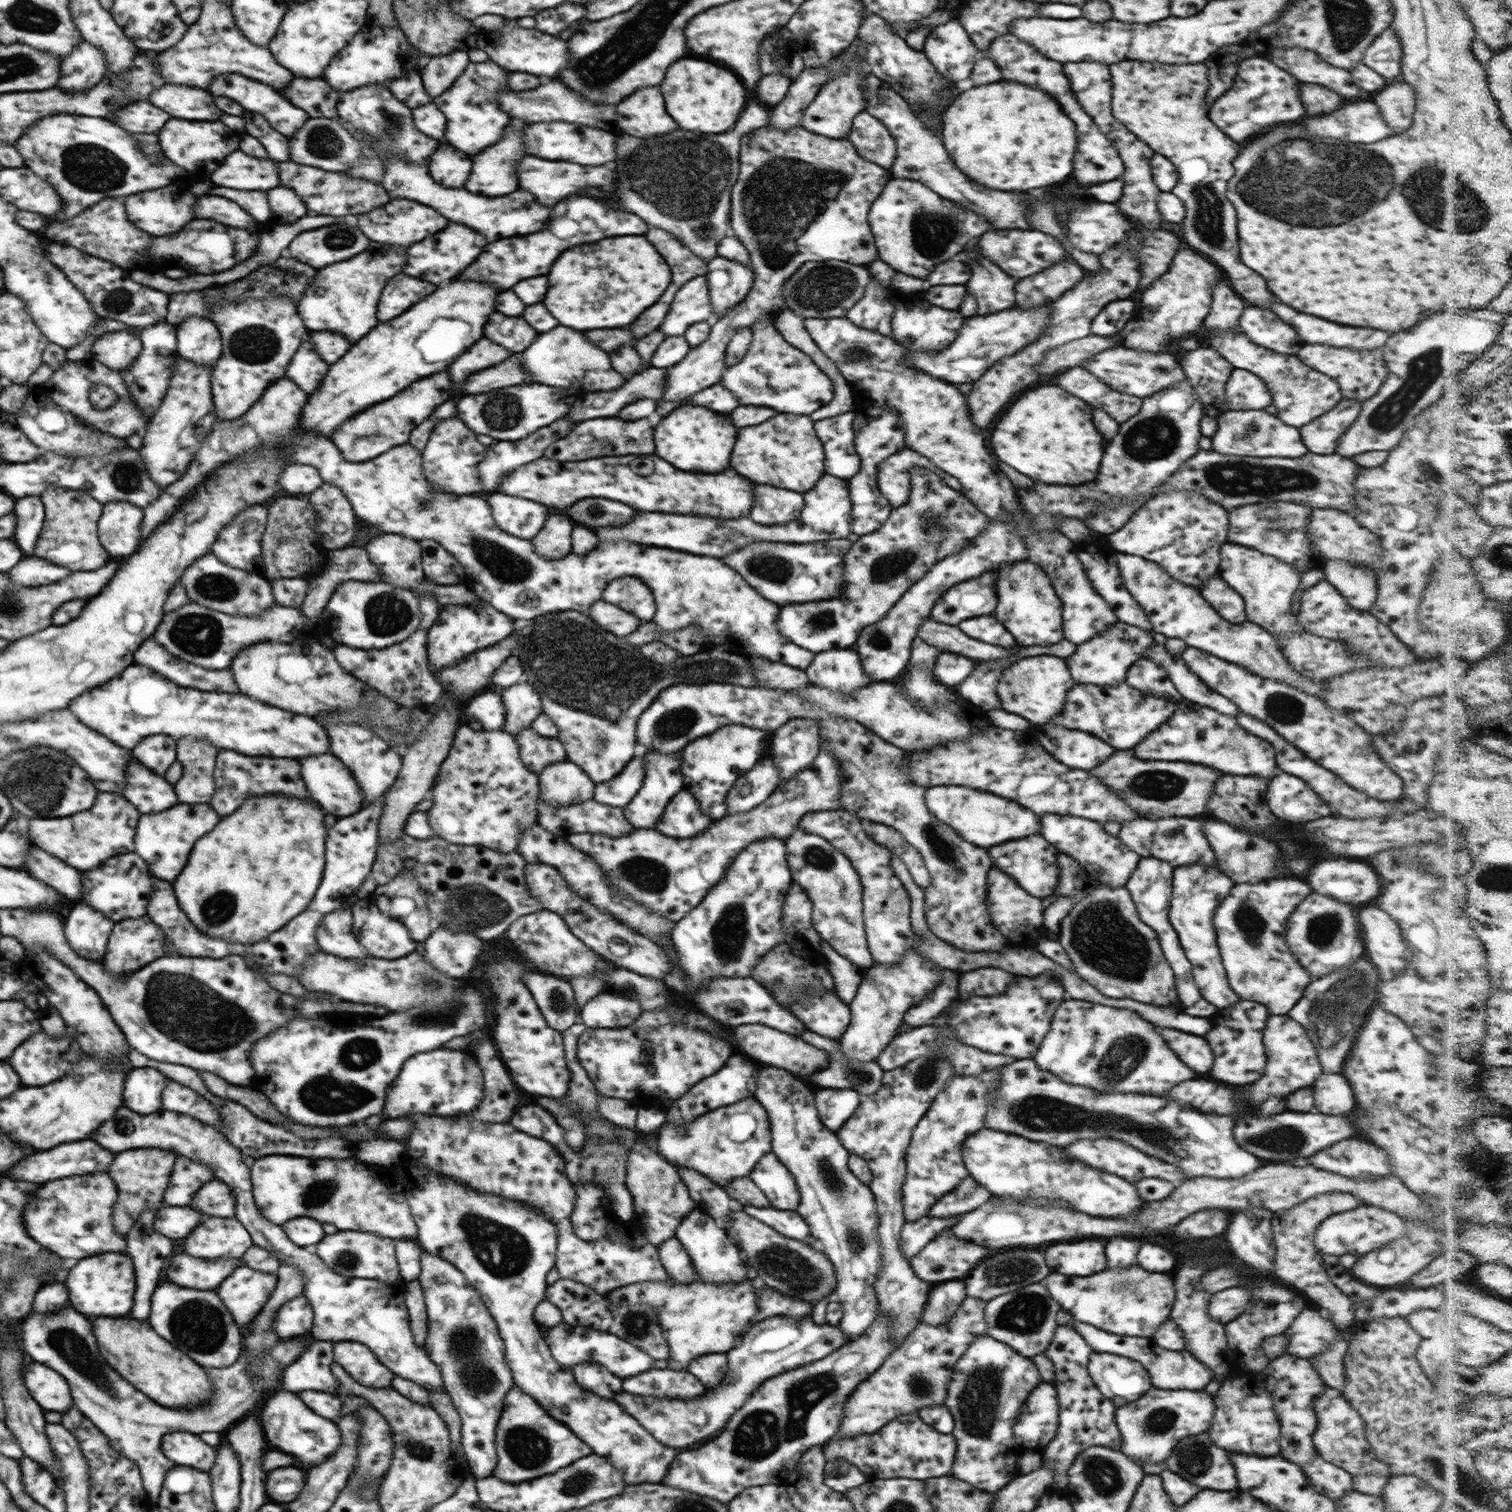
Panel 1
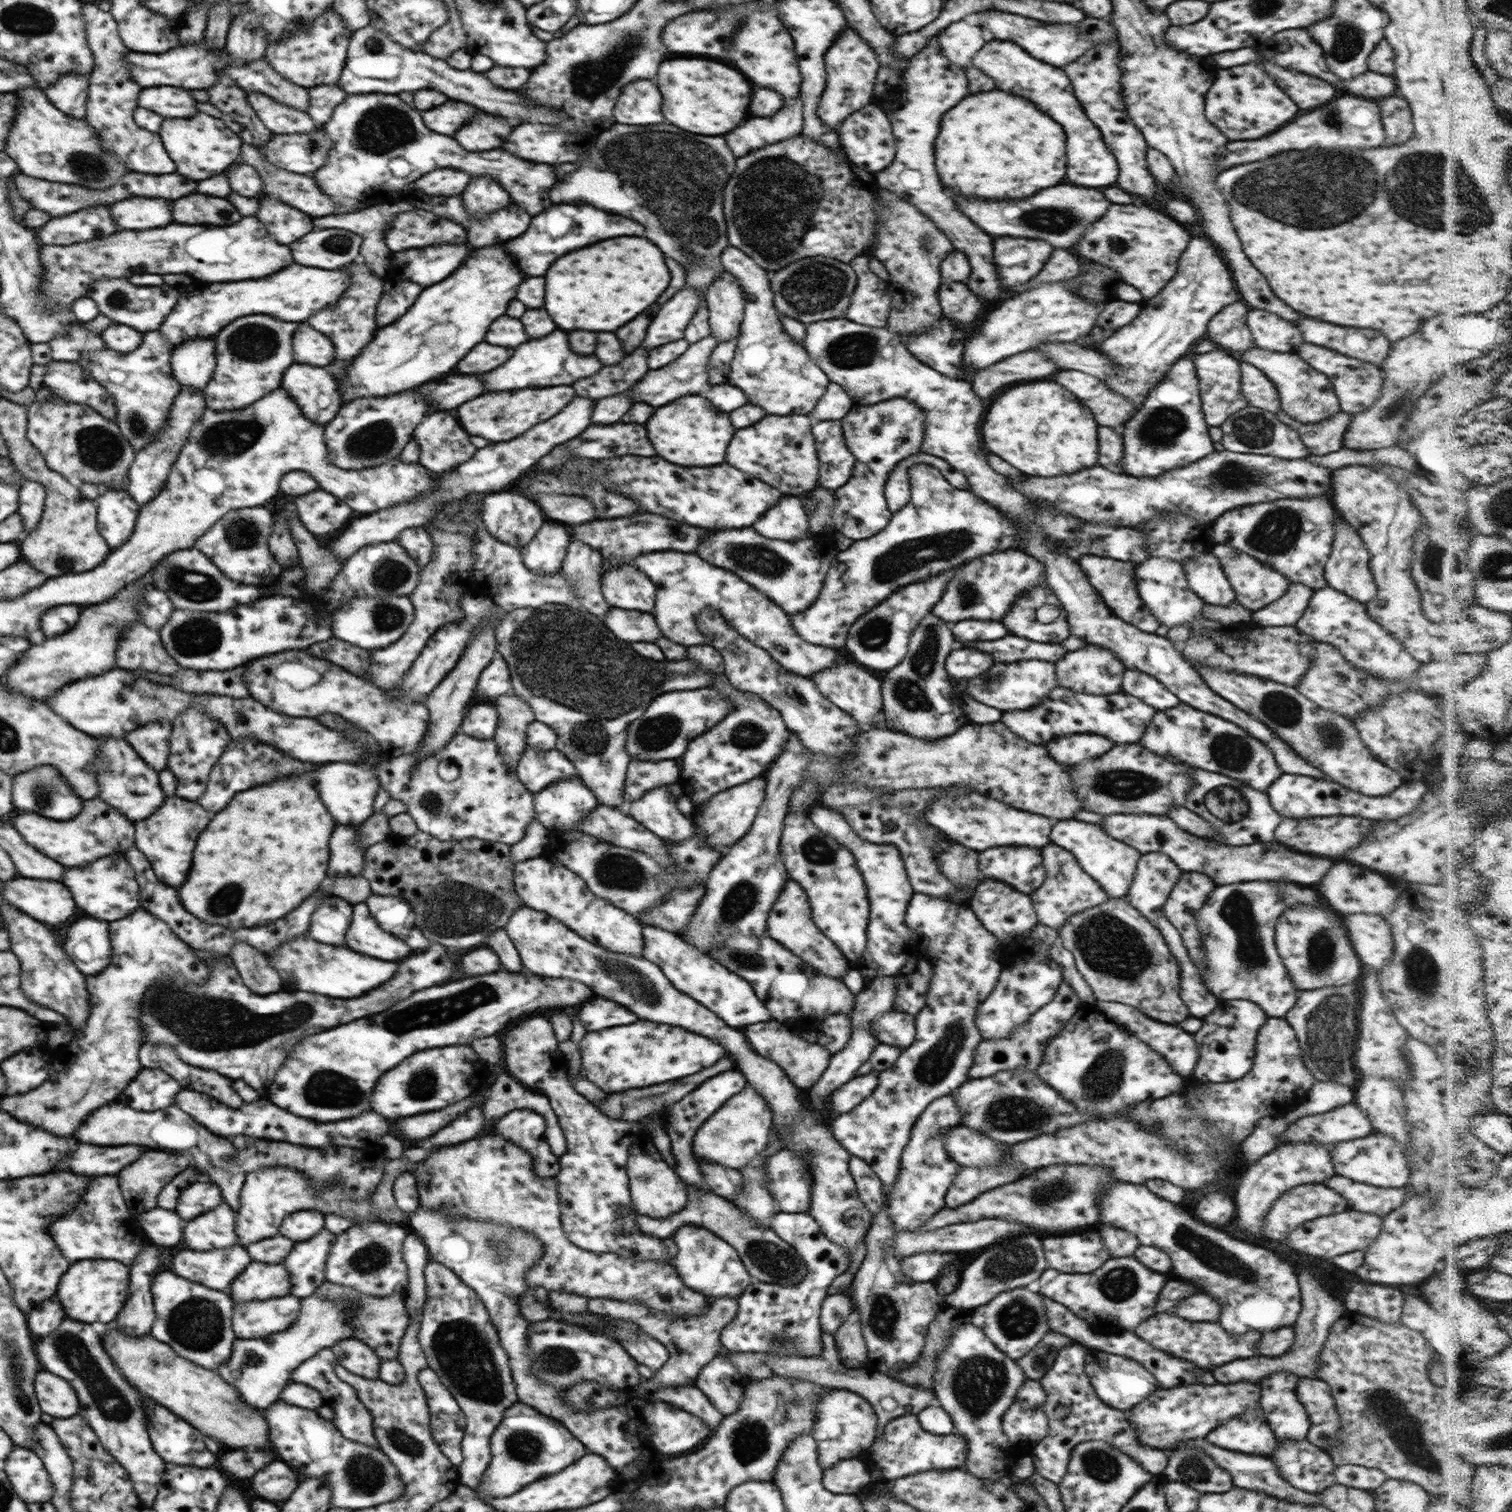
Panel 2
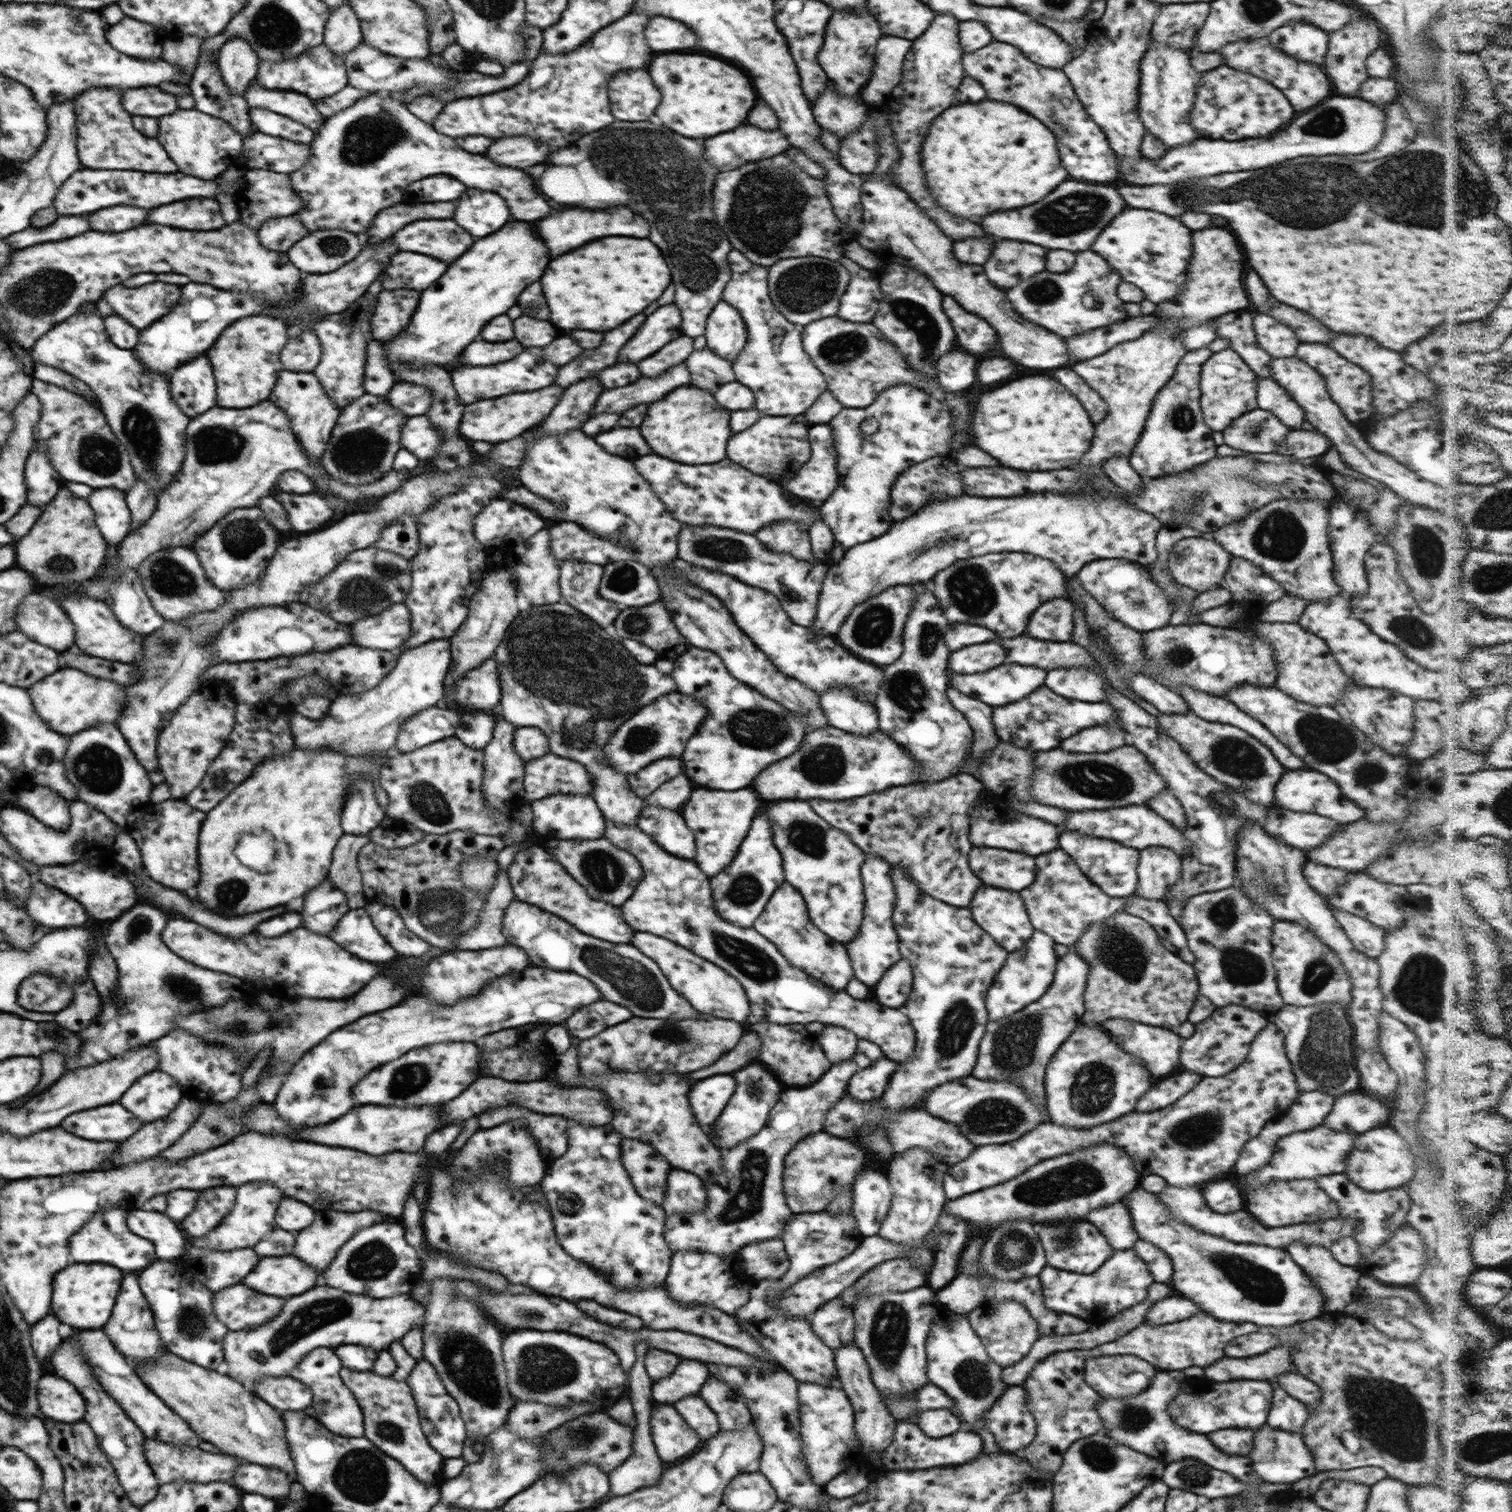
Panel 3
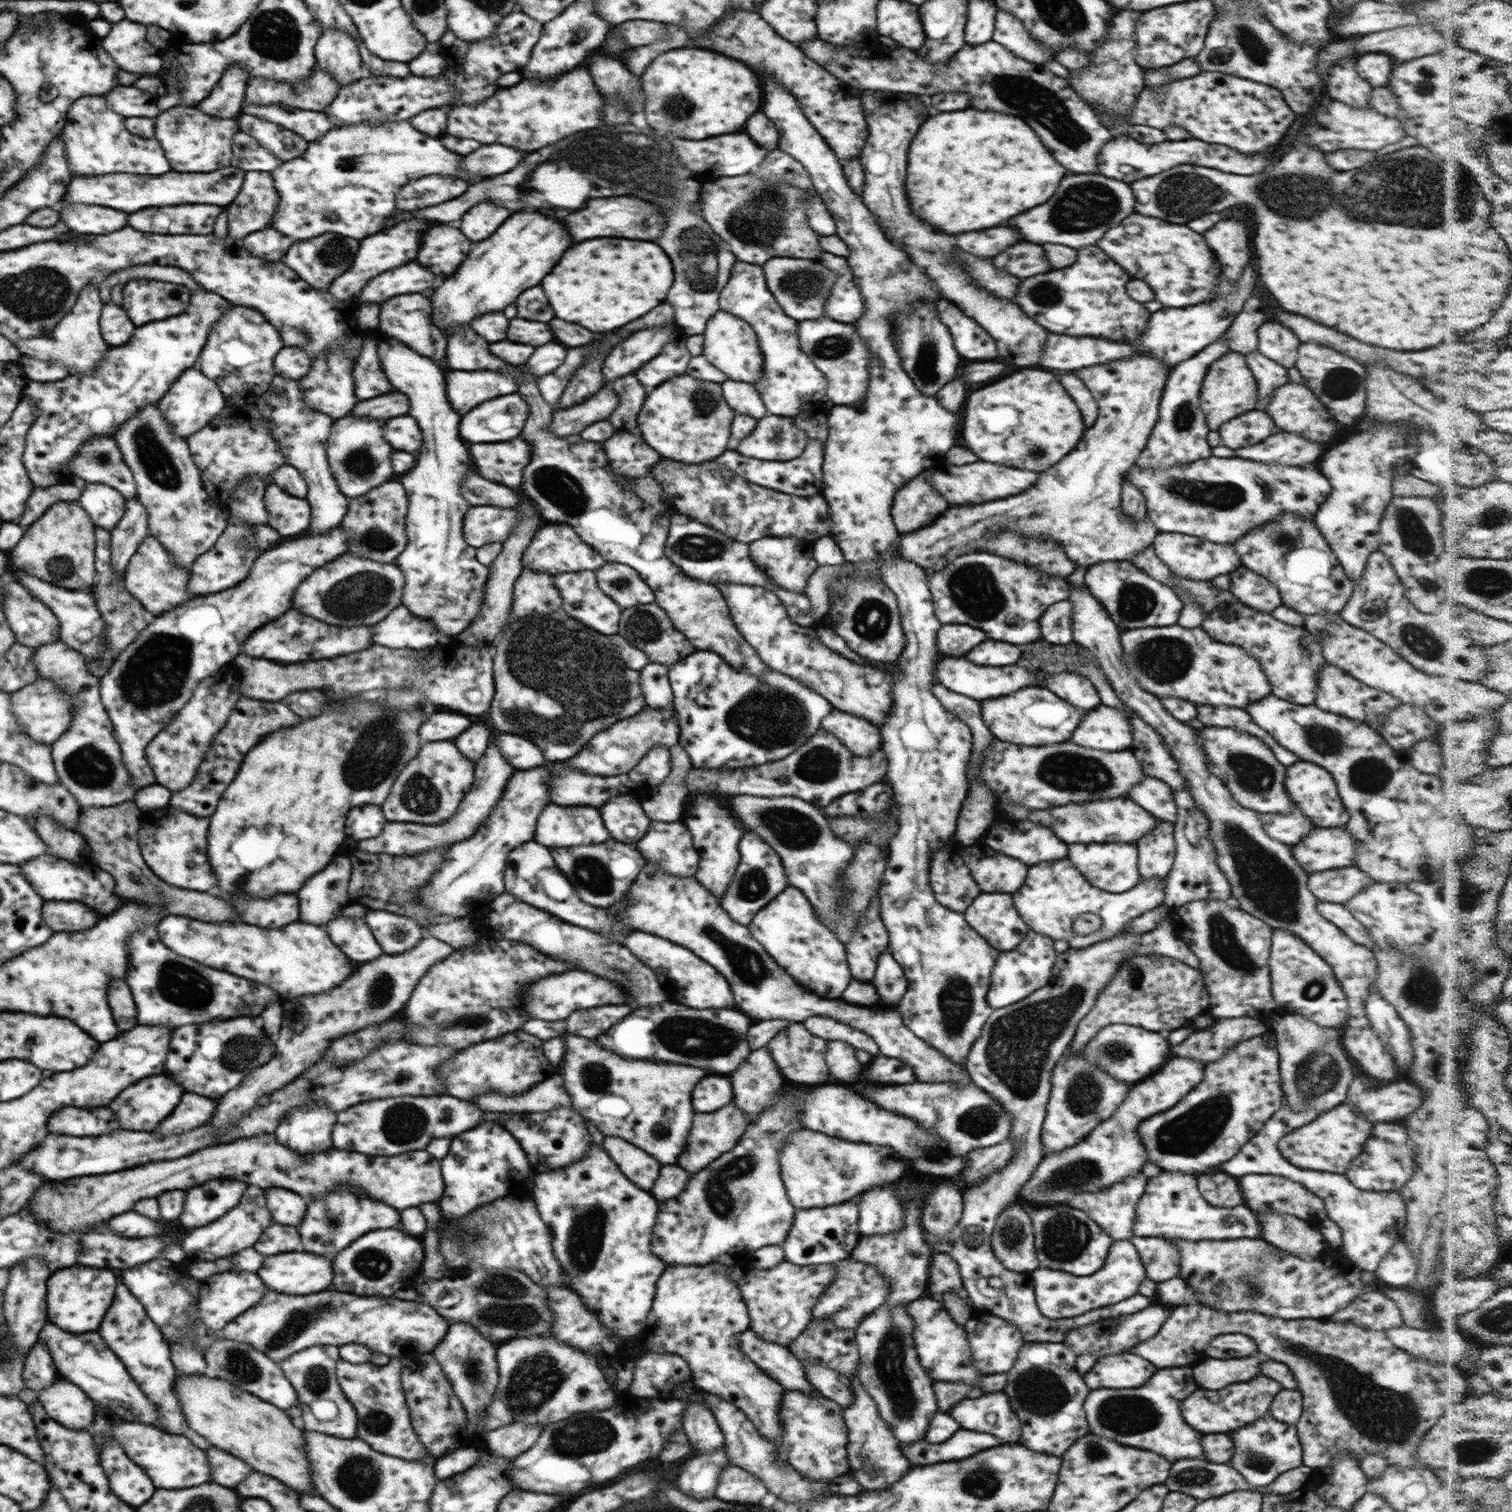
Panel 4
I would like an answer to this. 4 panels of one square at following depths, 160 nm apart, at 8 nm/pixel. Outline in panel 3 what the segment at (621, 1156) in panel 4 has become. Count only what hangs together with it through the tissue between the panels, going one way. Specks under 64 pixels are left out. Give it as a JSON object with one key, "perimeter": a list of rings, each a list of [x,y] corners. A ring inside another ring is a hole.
{"perimeter":[[[622,1137],[622,1165],[636,1192],[660,1208],[668,1192],[668,1174],[672,1167],[656,1149],[639,1140]]]}

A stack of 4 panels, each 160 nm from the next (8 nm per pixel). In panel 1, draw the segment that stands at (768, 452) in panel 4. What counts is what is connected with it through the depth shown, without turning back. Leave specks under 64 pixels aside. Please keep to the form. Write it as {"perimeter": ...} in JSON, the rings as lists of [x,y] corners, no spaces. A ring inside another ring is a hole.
{"perimeter":[[[777,413],[774,418],[766,420],[764,424],[742,428],[738,432],[738,436],[736,436],[736,444],[734,444],[730,466],[738,474],[742,474],[742,476],[746,476],[746,478],[750,478],[750,480],[754,480],[758,484],[772,484],[776,488],[796,490],[802,493],[810,490],[826,472],[824,466],[825,452],[822,452],[823,444],[816,436],[815,421],[810,420],[810,416]]]}

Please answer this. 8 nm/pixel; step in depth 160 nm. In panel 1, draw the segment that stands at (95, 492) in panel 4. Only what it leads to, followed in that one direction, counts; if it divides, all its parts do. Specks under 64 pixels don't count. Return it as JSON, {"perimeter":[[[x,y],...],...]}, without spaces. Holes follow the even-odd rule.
{"perimeter":[[[114,501],[103,505],[99,519],[100,540],[112,558],[120,559],[134,554],[142,540],[144,510],[126,501]]]}

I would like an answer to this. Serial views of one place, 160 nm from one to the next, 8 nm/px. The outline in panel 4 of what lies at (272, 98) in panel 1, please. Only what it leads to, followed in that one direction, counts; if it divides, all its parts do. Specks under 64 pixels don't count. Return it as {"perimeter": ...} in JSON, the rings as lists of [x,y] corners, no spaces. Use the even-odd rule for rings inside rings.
{"perimeter":[[[239,114],[238,126],[242,132],[256,138],[258,144],[269,150],[283,162],[302,156],[309,145],[299,134],[262,120],[251,114]]]}

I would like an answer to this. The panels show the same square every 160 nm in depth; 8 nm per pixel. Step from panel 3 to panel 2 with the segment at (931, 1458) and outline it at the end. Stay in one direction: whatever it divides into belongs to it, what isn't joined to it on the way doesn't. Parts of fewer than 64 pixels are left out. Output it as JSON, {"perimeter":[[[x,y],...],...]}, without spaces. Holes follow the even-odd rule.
{"perimeter":[[[906,1414],[888,1422],[882,1429],[882,1435],[875,1439],[870,1448],[867,1448],[867,1452],[870,1454],[869,1462],[876,1462],[876,1466],[883,1472],[884,1480],[889,1481],[929,1470],[945,1471],[962,1468],[967,1457],[968,1445],[966,1439],[958,1434],[956,1436],[954,1434],[948,1434],[948,1436],[928,1434],[926,1430],[920,1428],[916,1414]]]}

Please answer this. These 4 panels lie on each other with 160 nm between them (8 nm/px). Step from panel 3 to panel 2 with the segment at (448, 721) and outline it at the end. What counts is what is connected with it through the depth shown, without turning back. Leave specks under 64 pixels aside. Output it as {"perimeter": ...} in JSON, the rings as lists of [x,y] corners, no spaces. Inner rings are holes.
{"perimeter":[[[288,650],[250,662],[246,680],[252,699],[288,716],[314,718],[324,712],[340,714],[348,722],[365,728],[387,757],[416,752],[429,729],[430,714],[424,703],[392,701],[371,682],[352,676],[336,664],[308,656],[304,650]]]}

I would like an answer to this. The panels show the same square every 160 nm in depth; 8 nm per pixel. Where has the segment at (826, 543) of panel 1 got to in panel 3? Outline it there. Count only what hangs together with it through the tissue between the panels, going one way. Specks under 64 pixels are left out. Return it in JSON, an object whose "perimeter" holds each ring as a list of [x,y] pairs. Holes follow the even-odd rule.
{"perimeter":[[[682,525],[677,538],[678,554],[688,564],[707,568],[712,572],[722,572],[733,576],[753,587],[758,587],[777,596],[781,607],[787,612],[794,624],[813,626],[821,584],[827,573],[828,565],[823,559],[812,562],[798,560],[791,554],[772,552],[754,534],[738,532],[716,525]]]}

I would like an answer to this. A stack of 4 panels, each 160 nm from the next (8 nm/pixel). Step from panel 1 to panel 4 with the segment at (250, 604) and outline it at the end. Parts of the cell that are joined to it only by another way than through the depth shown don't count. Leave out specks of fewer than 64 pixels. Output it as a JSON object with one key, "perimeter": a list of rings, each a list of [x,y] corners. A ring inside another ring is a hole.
{"perimeter":[[[152,534],[139,544],[139,548],[123,576],[125,589],[156,617],[200,595],[188,589],[191,576],[190,568],[180,568],[178,564],[175,564],[175,557],[171,556],[161,541]]]}

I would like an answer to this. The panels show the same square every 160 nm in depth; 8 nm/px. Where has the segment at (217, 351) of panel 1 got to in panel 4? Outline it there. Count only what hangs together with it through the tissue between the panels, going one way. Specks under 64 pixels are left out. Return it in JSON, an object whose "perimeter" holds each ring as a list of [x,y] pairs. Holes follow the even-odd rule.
{"perimeter":[[[195,367],[184,371],[171,384],[168,392],[164,394],[158,403],[159,408],[163,411],[163,416],[167,419],[167,423],[171,424],[171,428],[174,428],[175,435],[184,438],[194,435],[206,427],[226,406],[224,395],[221,393],[215,381],[208,378],[206,373],[201,369],[196,369]]]}

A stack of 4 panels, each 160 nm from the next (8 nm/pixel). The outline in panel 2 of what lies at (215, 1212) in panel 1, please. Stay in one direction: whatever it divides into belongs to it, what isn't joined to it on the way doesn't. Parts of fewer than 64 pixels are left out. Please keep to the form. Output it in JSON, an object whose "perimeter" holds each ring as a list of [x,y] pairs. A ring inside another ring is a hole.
{"perimeter":[[[202,1182],[192,1184],[190,1188],[186,1188],[178,1196],[176,1212],[180,1212],[180,1216],[184,1218],[184,1221],[188,1222],[188,1220],[192,1220],[192,1218],[206,1214],[208,1210],[216,1208],[222,1200],[220,1188],[216,1184],[202,1184]]]}

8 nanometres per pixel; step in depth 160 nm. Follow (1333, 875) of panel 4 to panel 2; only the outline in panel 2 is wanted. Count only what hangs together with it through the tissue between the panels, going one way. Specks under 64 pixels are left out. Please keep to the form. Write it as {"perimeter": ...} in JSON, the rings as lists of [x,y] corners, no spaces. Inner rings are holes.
{"perimeter":[[[1140,814],[1104,815],[1101,827],[1116,840],[1128,844],[1138,852],[1161,852],[1169,856],[1183,871],[1202,872],[1217,885],[1236,884],[1253,880],[1279,881],[1282,878],[1300,884],[1318,884],[1334,866],[1332,860],[1310,858],[1284,850],[1278,842],[1259,842],[1250,846],[1226,846],[1214,840],[1199,837],[1180,828],[1167,816]]]}

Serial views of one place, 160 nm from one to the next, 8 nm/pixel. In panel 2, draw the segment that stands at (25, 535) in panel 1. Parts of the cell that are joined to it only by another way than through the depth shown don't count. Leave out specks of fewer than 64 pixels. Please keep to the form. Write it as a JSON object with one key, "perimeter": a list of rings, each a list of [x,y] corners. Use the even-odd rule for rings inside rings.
{"perimeter":[[[26,479],[20,486],[19,496],[18,513],[22,515],[26,534],[28,534],[36,528],[38,520],[42,518],[44,500],[47,500],[47,489],[39,482]]]}

